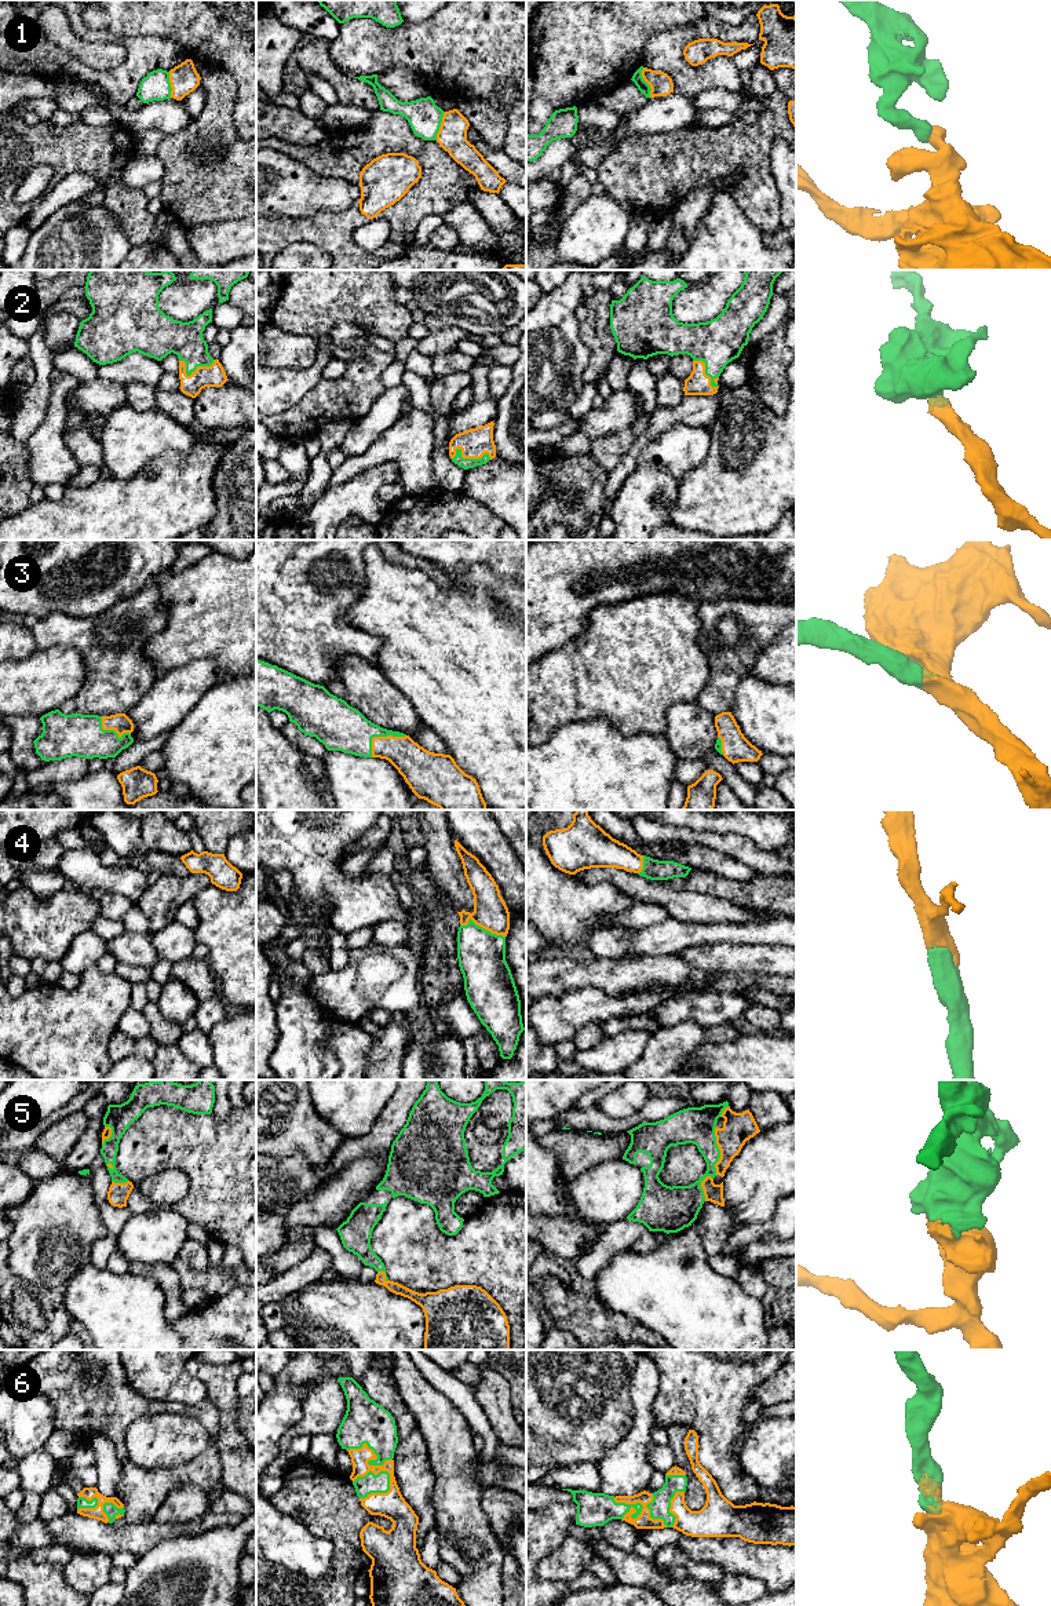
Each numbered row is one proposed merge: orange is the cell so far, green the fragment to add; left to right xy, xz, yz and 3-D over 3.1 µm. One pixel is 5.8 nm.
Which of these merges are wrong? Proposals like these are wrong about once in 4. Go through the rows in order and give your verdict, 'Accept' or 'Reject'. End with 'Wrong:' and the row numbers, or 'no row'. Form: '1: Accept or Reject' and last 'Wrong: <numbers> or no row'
1: Reject
2: Accept
3: Accept
4: Accept
5: Accept
6: Accept
Wrong: 1

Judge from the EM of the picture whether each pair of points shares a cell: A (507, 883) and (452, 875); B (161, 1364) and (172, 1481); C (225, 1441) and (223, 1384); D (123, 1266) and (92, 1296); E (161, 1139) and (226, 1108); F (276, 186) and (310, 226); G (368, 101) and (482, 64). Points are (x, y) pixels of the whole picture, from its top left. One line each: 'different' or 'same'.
A: different
B: different
C: same
D: different
E: different
F: different
G: different

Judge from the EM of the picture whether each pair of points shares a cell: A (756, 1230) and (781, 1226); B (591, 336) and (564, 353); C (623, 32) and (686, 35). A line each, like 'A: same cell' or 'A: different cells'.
A: same cell
B: different cells
C: different cells

